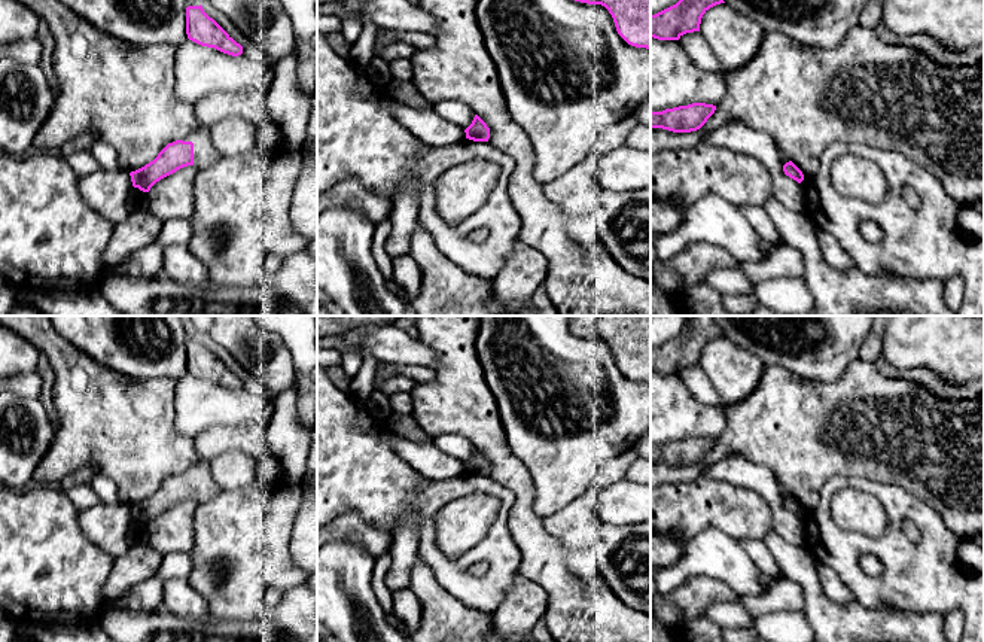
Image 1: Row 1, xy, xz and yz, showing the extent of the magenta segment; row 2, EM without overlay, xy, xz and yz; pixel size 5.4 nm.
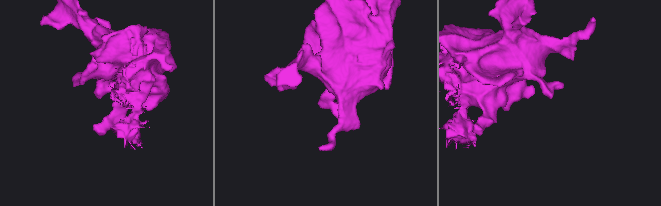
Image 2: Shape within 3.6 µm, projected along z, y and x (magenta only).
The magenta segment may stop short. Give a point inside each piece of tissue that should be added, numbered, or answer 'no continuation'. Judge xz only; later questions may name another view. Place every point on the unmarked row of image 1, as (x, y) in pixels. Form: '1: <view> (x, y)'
no continuation

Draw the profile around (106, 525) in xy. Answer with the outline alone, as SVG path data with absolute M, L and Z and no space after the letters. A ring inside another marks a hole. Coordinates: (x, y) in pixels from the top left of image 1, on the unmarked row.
M98 502L79 511L79 524L83 533L113 559L128 551L127 533L131 523L131 509L122 502Z

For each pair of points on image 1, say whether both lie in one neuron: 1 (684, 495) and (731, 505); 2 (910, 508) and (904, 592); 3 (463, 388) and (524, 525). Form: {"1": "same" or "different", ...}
{"1": "same", "2": "same", "3": "same"}

